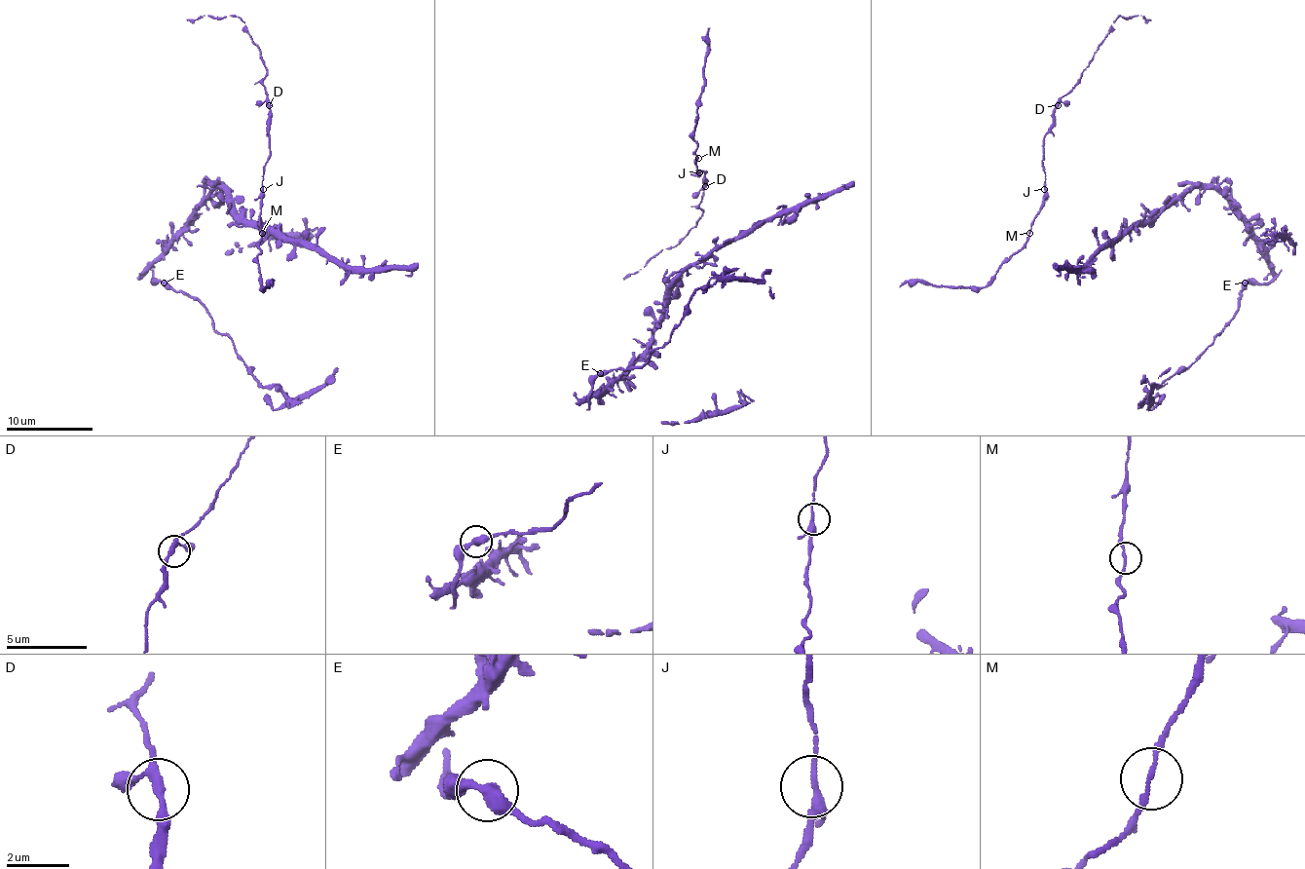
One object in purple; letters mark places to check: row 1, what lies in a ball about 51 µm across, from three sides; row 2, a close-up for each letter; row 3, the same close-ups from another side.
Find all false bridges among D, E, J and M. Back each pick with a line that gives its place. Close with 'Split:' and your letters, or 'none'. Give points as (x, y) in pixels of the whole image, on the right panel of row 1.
Split: none

